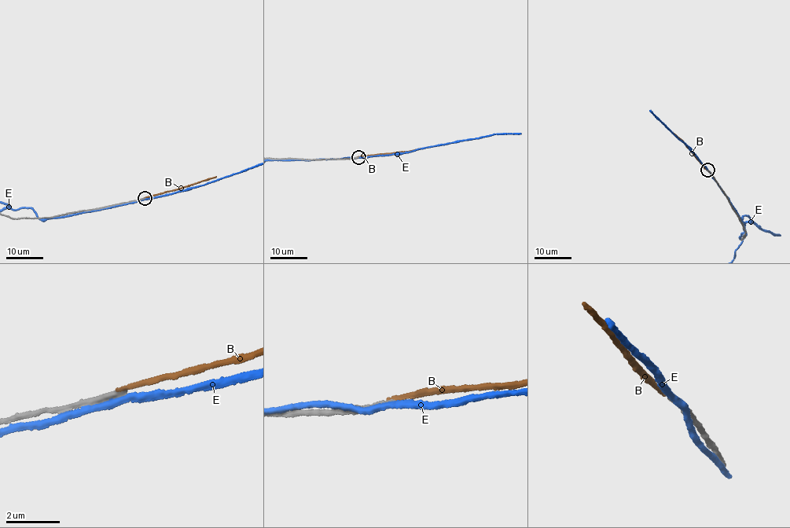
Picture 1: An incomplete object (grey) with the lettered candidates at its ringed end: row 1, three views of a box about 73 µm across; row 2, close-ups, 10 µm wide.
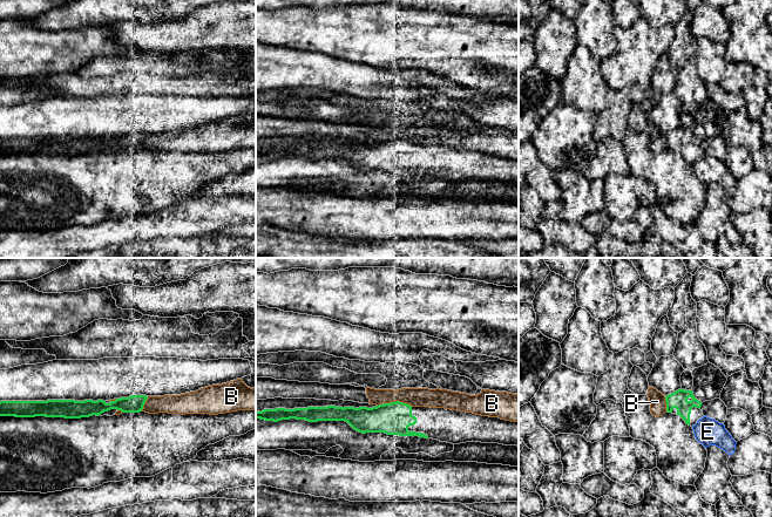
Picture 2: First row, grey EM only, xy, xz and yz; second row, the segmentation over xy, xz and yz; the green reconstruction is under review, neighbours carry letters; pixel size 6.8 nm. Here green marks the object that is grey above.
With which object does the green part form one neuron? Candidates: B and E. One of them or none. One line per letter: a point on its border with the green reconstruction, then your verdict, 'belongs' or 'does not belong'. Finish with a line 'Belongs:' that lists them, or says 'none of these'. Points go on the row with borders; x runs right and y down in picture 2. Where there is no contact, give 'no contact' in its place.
B: xz (398, 401) | does not belong
E: no contact | does not belong
Belongs: none of these

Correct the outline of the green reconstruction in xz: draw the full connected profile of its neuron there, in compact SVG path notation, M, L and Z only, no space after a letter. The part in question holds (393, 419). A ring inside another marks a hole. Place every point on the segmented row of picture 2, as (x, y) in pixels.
M399 401L372 408L327 406L264 409L256 411L256 419L273 422L290 419L345 421L363 434L419 436L452 444L473 441L519 447L519 422L445 408L412 407Z

